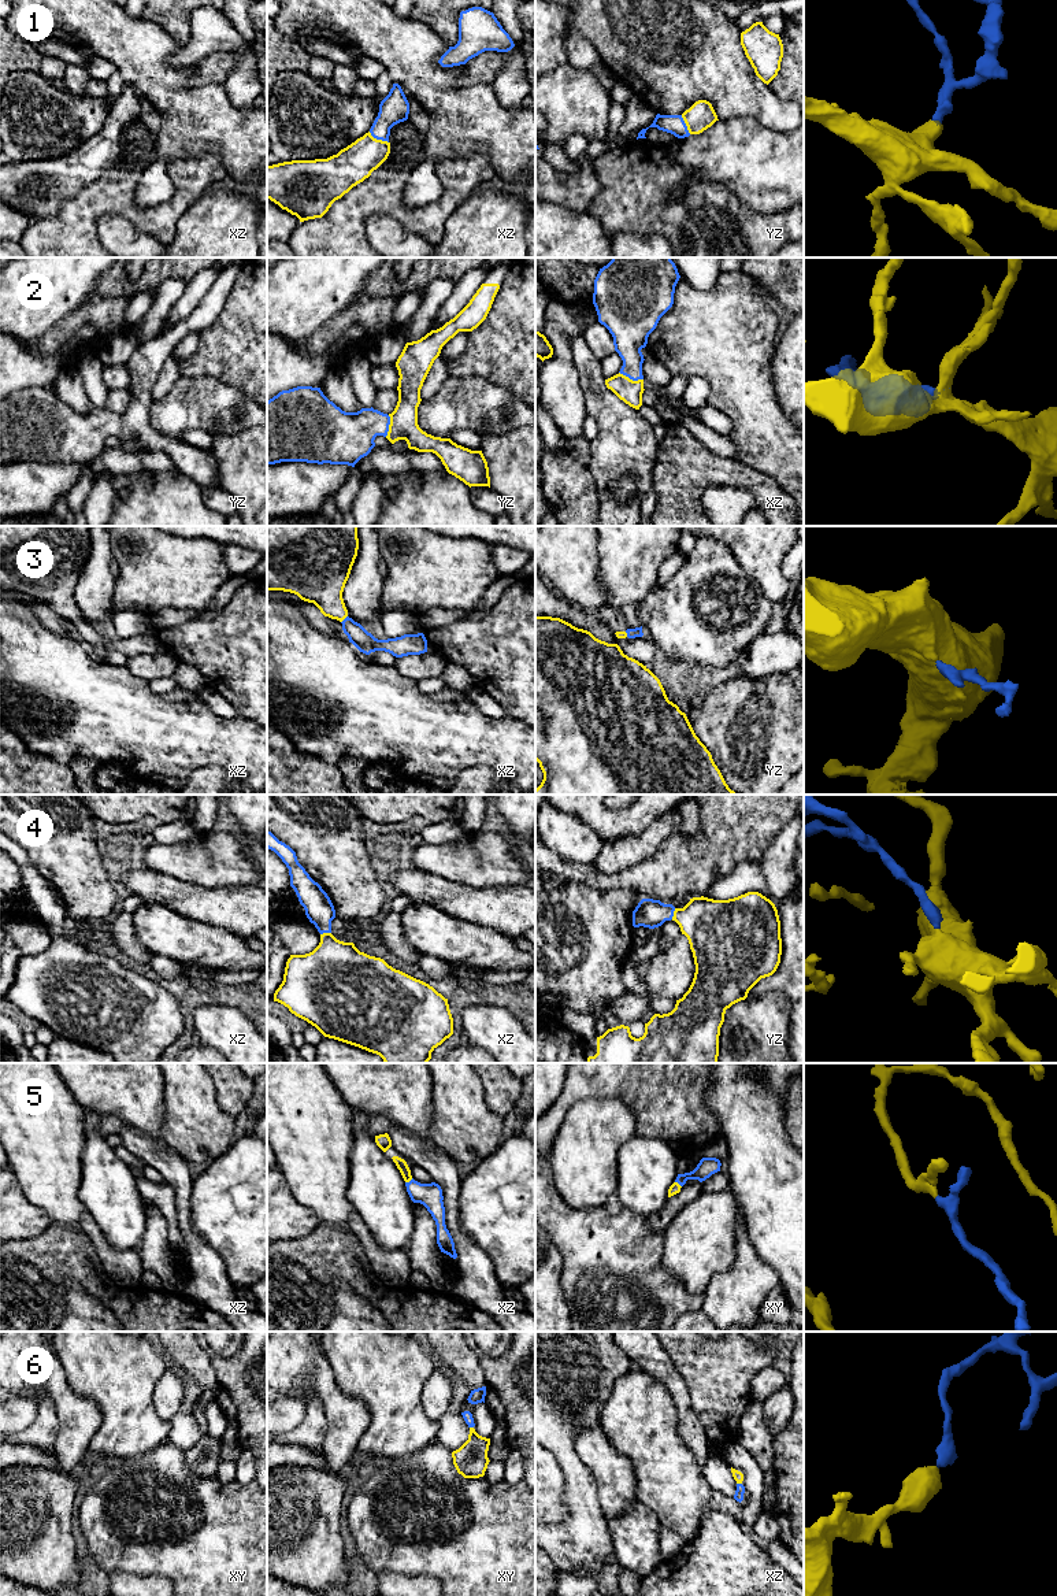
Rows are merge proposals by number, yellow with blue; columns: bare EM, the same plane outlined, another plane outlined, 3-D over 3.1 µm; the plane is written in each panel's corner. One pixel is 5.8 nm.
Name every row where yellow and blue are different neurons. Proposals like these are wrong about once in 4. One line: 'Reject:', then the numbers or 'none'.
Reject: none

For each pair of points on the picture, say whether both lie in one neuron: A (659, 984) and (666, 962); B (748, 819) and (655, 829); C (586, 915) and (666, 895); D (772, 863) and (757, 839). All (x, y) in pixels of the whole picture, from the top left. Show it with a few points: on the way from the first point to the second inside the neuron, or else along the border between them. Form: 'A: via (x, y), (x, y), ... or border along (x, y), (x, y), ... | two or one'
A: via (663, 978), (666, 967) | one
B: border along (675, 832), (653, 855) | two
C: border along (611, 889), (634, 889), (642, 898) | two
D: border along (786, 825), (759, 861) | two

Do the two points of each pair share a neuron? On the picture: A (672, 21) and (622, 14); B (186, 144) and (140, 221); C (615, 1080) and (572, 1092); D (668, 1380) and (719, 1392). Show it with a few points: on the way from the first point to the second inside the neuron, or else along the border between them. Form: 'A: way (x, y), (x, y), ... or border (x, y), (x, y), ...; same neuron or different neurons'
A: way (660, 21), (644, 21), (634, 14); same neuron
B: border (175, 188), (164, 202), (143, 207), (134, 203); different neurons
C: way (604, 1080), (583, 1081); same neuron
D: border (670, 1355), (696, 1414); different neurons

